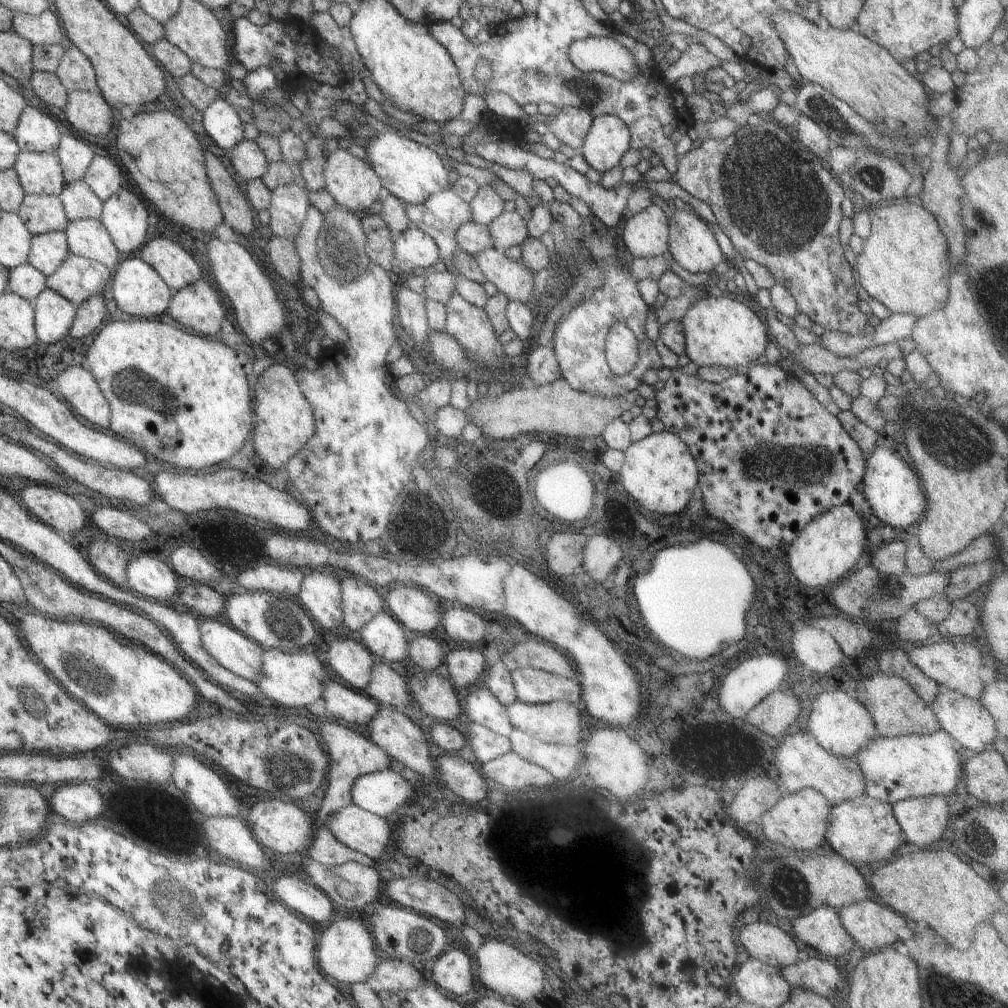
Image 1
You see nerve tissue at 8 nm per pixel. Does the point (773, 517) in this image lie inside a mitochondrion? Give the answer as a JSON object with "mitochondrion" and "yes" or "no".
{"mitochondrion":"no"}

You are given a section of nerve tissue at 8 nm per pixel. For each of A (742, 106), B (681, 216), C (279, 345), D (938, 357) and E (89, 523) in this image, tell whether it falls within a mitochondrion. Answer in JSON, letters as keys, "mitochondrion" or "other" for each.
{"A":"other","B":"other","C":"other","D":"other","E":"other"}

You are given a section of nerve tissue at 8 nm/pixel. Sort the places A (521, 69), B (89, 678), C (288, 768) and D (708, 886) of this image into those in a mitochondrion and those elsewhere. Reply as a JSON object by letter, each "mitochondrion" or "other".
{"A":"mitochondrion","B":"mitochondrion","C":"mitochondrion","D":"other"}

